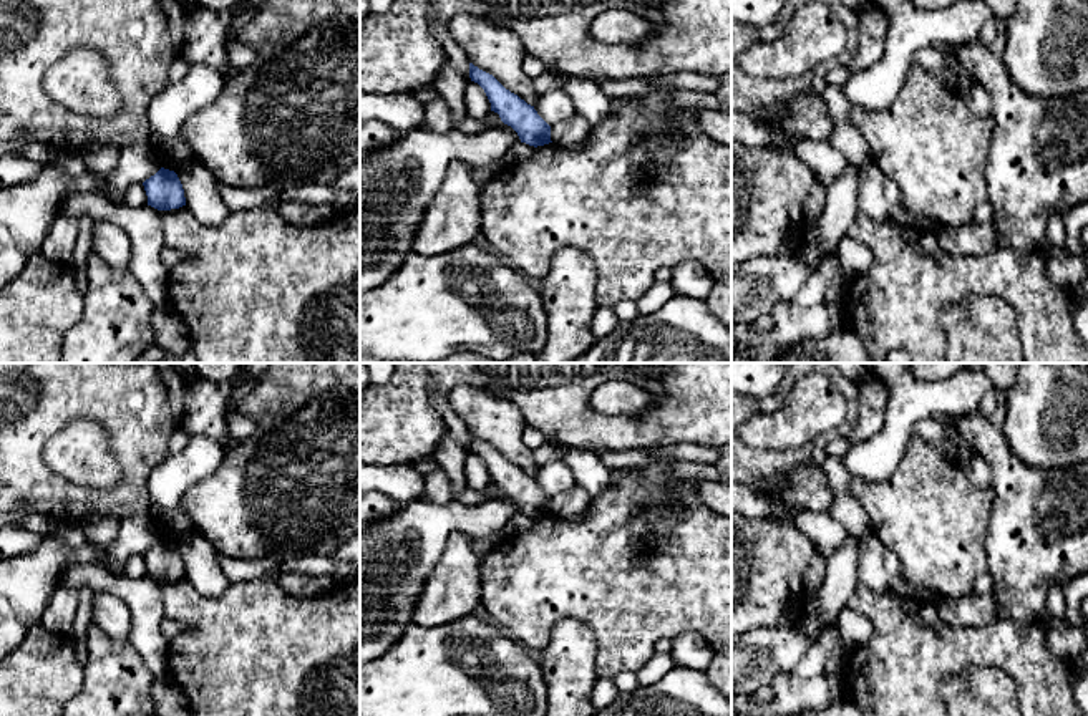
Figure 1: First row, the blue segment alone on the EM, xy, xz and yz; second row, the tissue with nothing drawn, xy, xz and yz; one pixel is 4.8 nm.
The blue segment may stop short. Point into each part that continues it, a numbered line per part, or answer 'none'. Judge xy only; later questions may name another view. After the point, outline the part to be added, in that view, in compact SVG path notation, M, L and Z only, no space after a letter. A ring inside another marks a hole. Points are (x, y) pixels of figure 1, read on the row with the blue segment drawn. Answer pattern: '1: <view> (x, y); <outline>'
none

